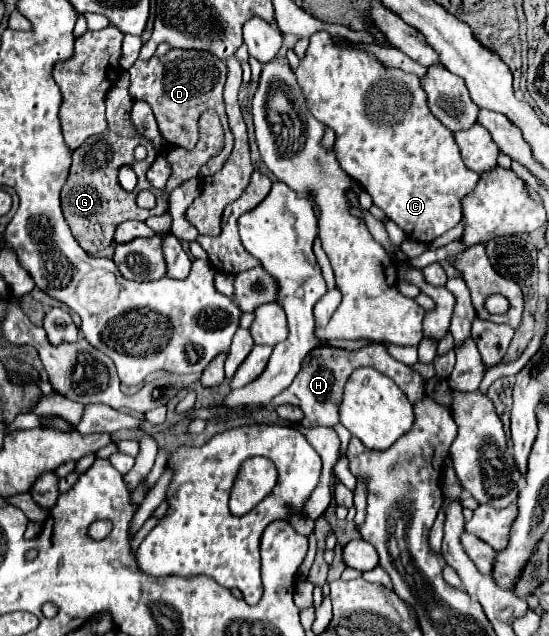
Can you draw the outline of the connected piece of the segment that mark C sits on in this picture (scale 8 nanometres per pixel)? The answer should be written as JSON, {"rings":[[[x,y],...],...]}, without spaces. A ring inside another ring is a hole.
{"rings":[[[316,32],[310,36],[306,56],[296,68],[296,78],[304,88],[304,96],[308,96],[308,104],[316,120],[336,132],[336,156],[340,166],[372,196],[374,206],[382,208],[386,216],[406,232],[408,238],[430,244],[434,238],[442,236],[460,222],[462,198],[476,188],[480,176],[464,166],[452,132],[448,132],[448,128],[432,116],[426,102],[426,92],[422,90],[416,74],[386,68],[374,54],[338,44],[328,32]],[[376,108],[380,114],[380,124],[372,122],[368,116]]]}

